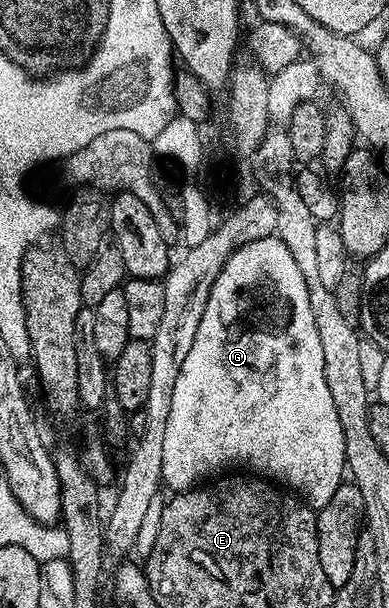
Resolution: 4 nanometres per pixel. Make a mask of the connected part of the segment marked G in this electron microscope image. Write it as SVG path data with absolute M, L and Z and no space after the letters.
M277 236L243 242L242 246L230 254L219 275L212 284L207 306L203 310L192 348L180 366L175 388L168 399L170 407L164 410L166 427L164 428L164 456L162 457L161 481L171 486L171 491L181 492L191 489L203 481L205 474L213 470L222 470L225 466L243 466L243 471L254 476L273 480L283 487L296 492L307 506L315 511L322 510L328 500L332 500L338 485L344 481L346 469L346 453L344 452L344 432L340 428L340 416L336 416L336 404L332 404L332 392L328 392L328 380L324 380L324 351L320 345L320 332L316 332L316 320L312 320L312 304L308 304L308 288L304 284L304 276L300 276L300 268L296 268L296 260L292 260L292 252L284 248Z

